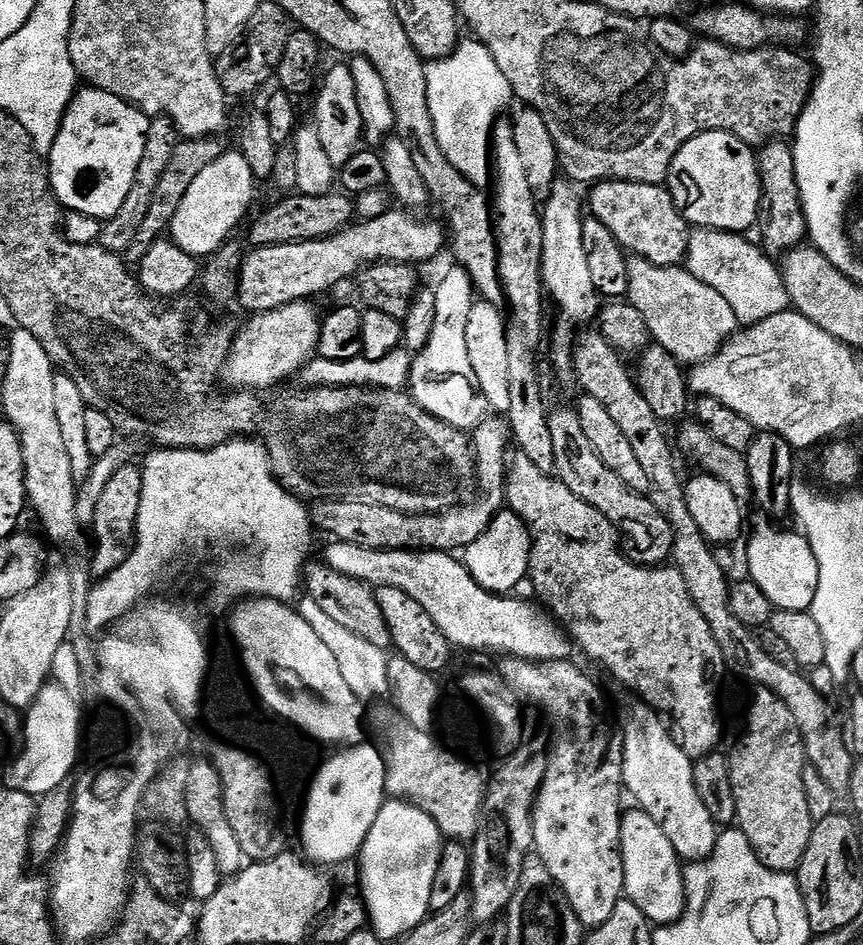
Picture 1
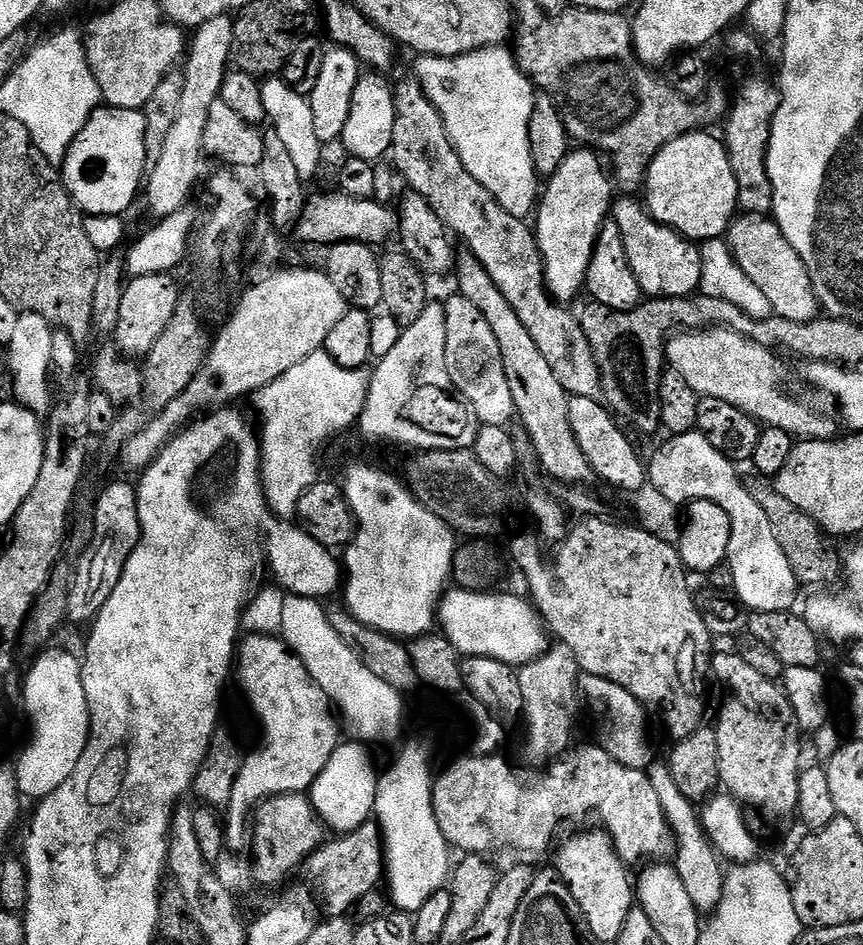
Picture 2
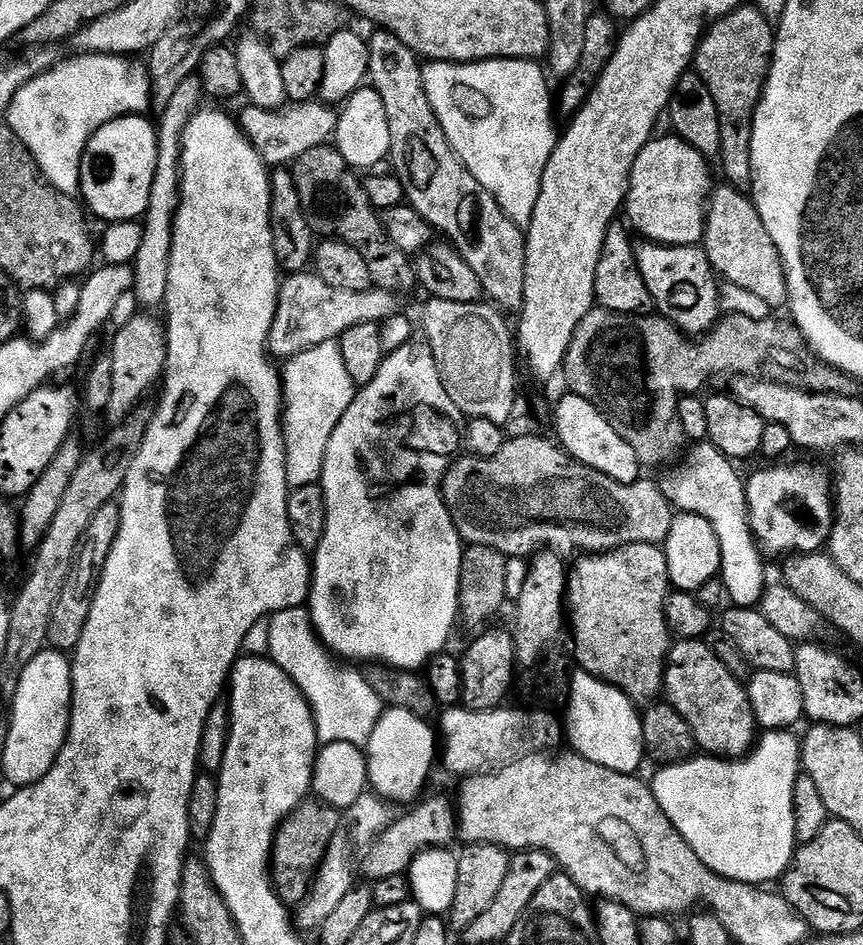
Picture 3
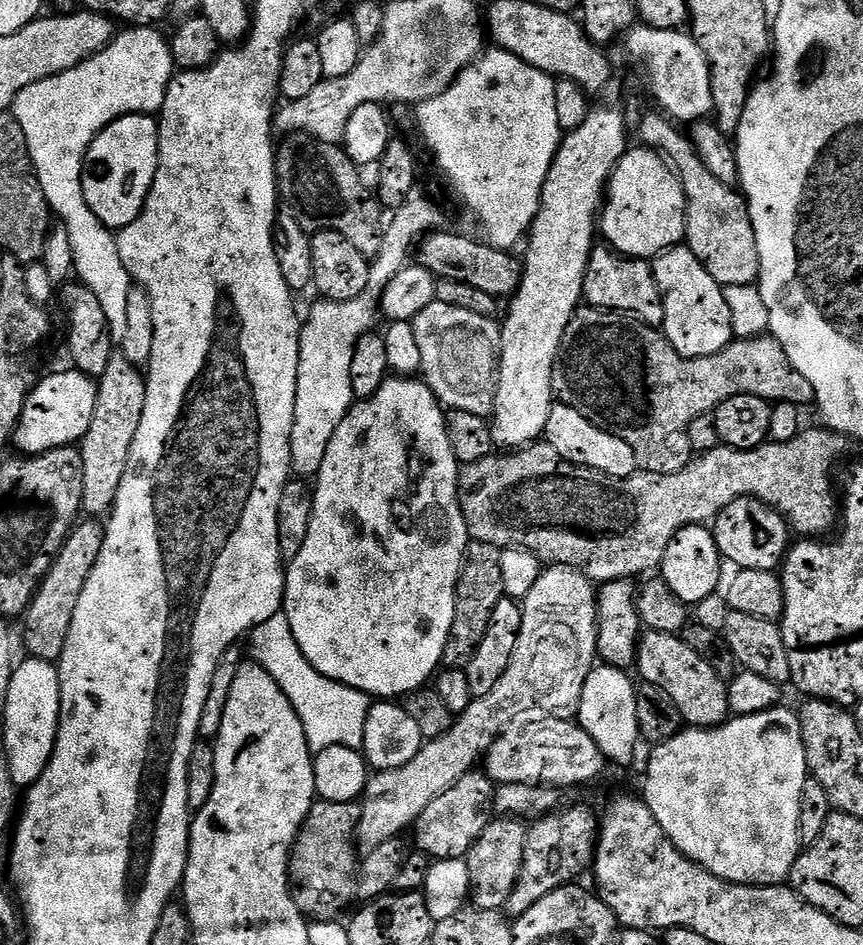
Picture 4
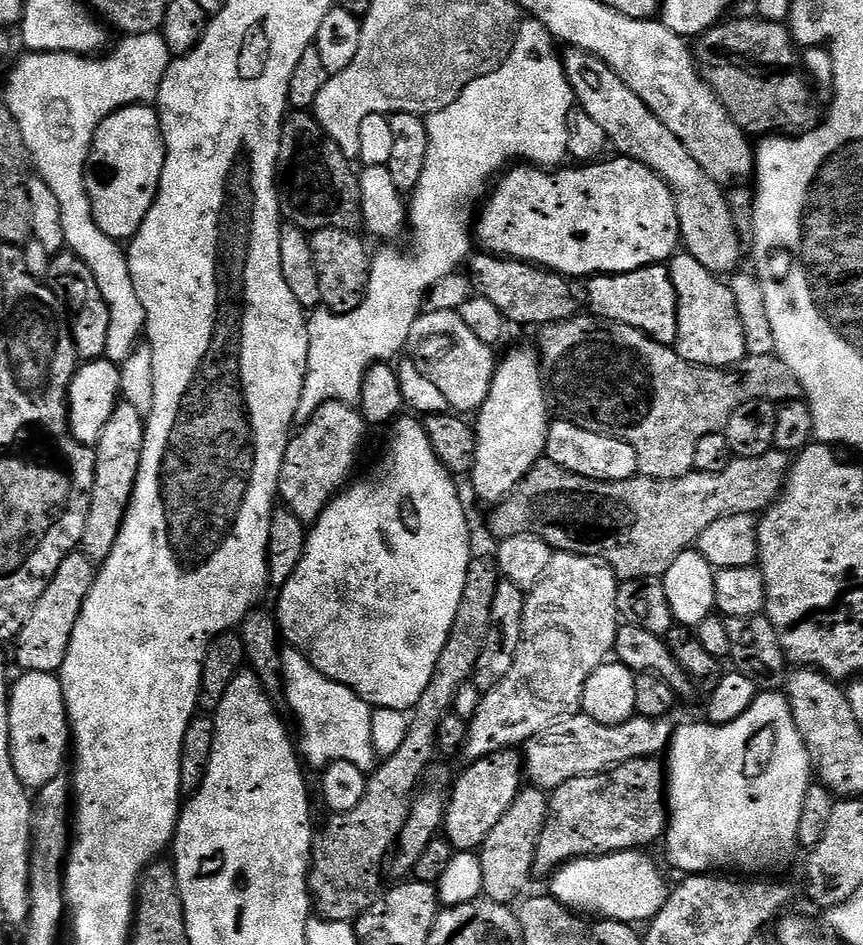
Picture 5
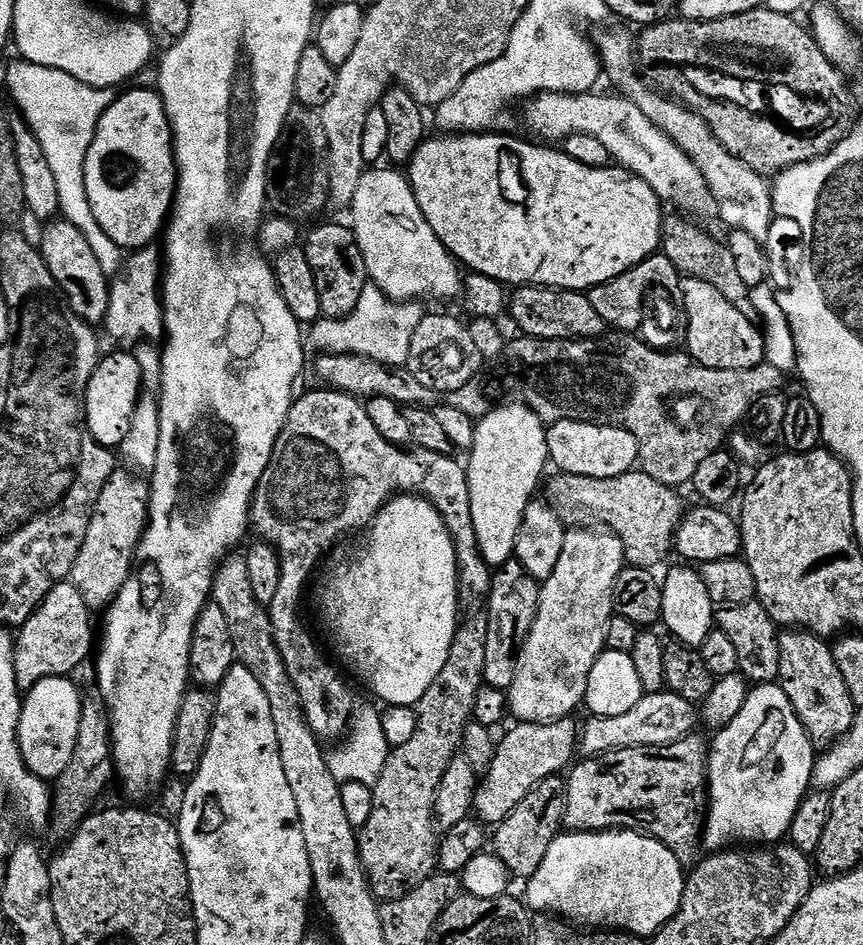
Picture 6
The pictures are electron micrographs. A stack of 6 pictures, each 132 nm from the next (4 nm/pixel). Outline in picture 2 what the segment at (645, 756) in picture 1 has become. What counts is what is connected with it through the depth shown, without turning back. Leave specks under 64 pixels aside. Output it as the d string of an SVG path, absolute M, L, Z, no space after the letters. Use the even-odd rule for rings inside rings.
M667 763L654 764L647 769L647 774L654 791L658 794L658 802L662 802L662 814L666 814L666 822L672 831L676 873L686 886L687 893L698 912L711 914L715 912L724 889L726 868L725 865L720 865L722 857L712 845L697 805L688 800L686 794L682 794L682 790L678 790L678 782L674 782Z

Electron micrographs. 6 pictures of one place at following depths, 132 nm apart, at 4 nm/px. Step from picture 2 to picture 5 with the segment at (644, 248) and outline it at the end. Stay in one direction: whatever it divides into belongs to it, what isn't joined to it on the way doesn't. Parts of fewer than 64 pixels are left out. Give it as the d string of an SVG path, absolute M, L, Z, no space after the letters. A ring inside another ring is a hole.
M683 250L677 251L666 267L678 298L676 353L686 362L701 364L703 368L728 368L743 360L748 355L746 334L742 334L742 318L738 318L731 287Z

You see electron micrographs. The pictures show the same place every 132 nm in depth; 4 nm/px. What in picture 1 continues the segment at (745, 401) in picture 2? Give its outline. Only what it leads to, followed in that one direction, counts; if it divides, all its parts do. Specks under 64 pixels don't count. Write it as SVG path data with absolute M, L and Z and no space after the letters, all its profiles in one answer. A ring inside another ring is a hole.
M629 255L630 290L627 303L642 314L646 321L648 335L661 344L681 365L695 366L706 362L738 331L736 315L730 310L726 298L718 290L706 286L706 282L694 278L687 267L654 266L646 258Z

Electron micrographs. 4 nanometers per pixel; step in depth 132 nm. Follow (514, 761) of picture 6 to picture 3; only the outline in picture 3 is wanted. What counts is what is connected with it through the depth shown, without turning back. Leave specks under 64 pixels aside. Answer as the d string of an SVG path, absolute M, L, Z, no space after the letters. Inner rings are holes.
M432 796L417 803L412 816L393 819L392 824L362 857L362 872L375 882L382 878L390 878L393 874L405 874L411 869L412 863L432 848L447 849L448 844L458 840L458 808L448 796Z

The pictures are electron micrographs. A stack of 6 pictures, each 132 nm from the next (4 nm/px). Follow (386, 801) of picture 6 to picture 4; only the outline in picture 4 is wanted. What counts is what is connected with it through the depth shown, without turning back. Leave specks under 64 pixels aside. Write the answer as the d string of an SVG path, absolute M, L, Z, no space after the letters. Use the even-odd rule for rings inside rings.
M473 539L468 541L456 587L454 626L450 626L450 638L446 638L446 650L442 661L444 668L467 669L470 658L474 658L474 650L478 650L478 646L482 646L482 638L486 638L490 614L494 614L494 606L498 606L498 602L505 599L500 554L501 549L490 546L490 542L478 542ZM317 799L310 814L306 814L288 856L288 886L298 910L309 921L339 921L340 915L353 907L358 867L356 831L361 818L362 810L354 800L330 802Z

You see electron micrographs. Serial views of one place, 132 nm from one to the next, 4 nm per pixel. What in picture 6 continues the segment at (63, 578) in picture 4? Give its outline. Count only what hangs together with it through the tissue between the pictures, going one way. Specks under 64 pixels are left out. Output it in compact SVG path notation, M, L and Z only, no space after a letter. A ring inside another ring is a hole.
M71 582L55 584L31 618L15 633L14 674L17 688L30 690L46 678L71 677L71 672L87 658L88 651L91 648L93 651L92 616L86 602L82 602L82 594L78 594Z

